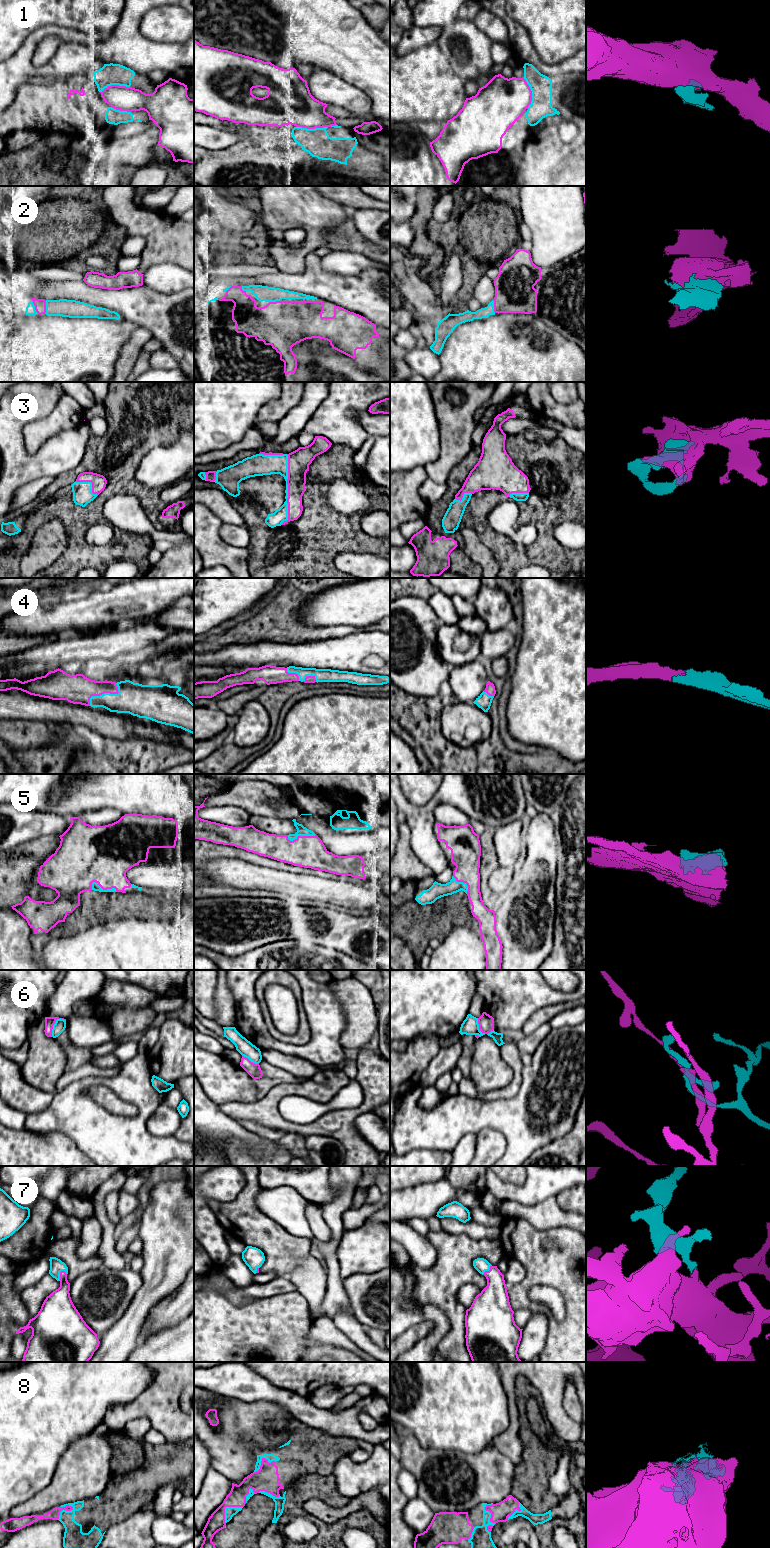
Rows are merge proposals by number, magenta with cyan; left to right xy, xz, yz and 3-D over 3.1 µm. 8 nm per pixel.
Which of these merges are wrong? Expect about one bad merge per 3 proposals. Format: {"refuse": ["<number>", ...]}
{"refuse": ["1", "6", "8"]}

